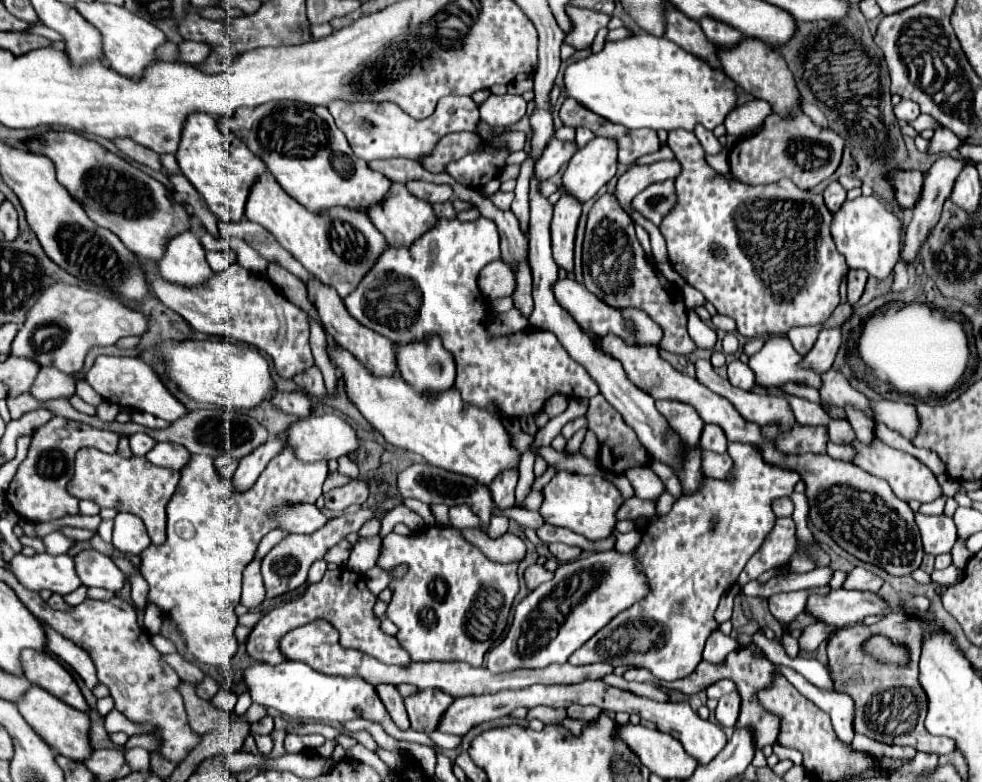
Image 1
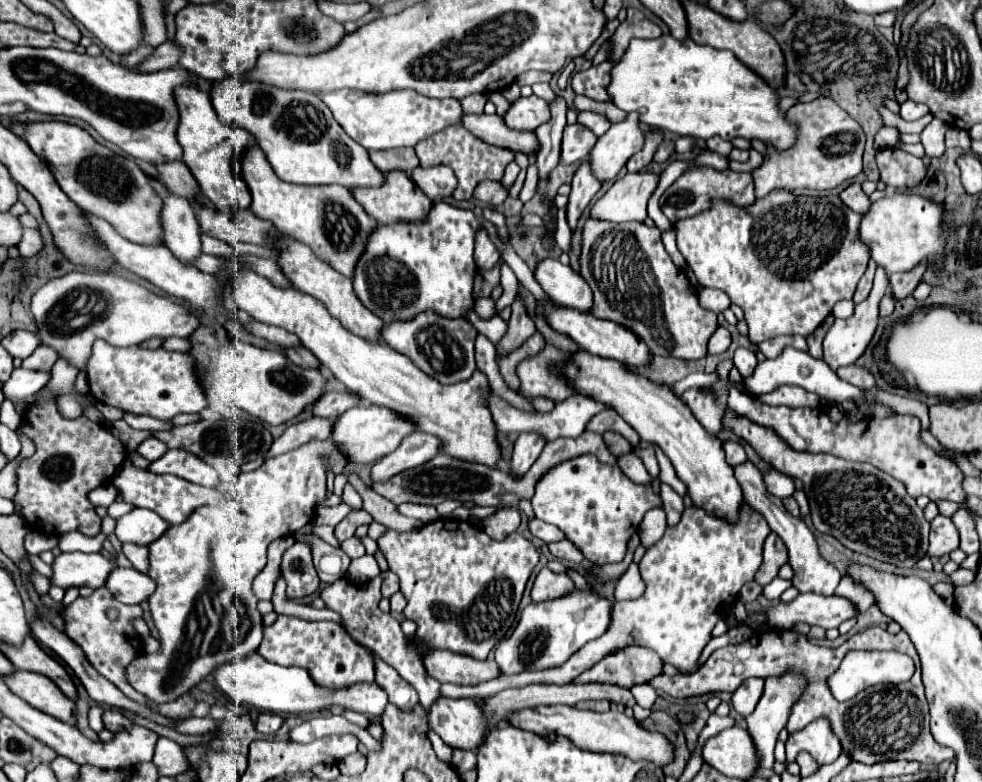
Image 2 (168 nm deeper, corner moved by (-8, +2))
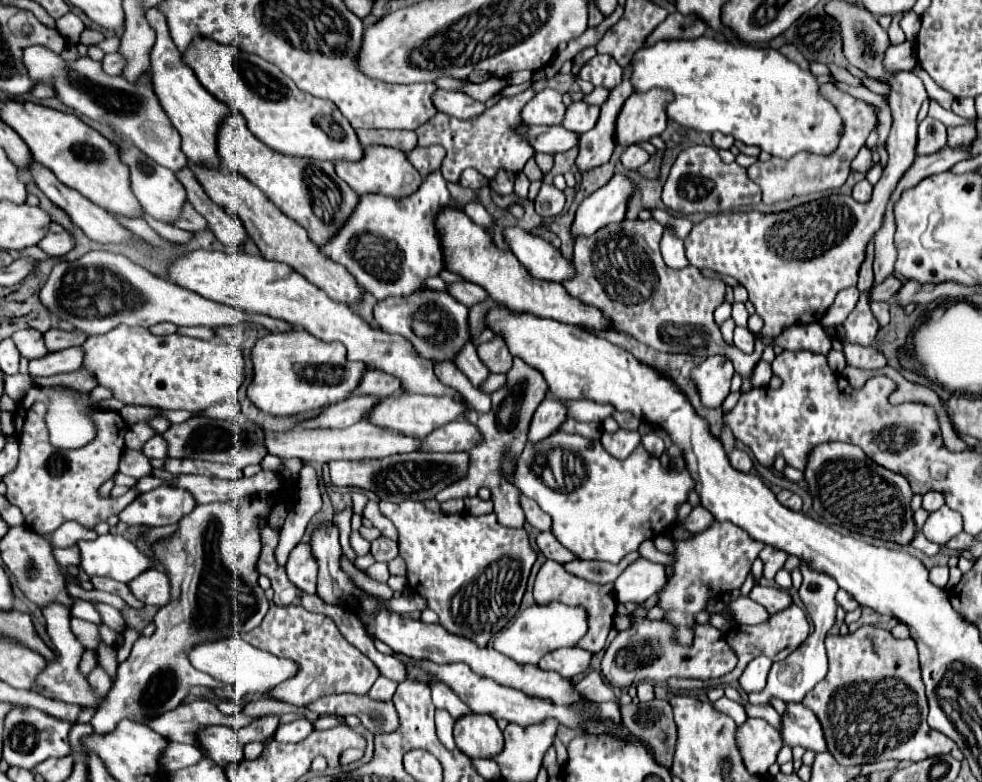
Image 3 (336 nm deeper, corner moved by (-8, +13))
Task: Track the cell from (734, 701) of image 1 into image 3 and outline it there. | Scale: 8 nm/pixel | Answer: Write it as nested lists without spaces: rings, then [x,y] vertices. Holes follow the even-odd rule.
[[[766,656],[754,658],[754,660],[746,666],[744,674],[742,674],[740,680],[738,680],[738,682],[740,682],[740,688],[742,688],[746,694],[750,694],[750,692],[762,692],[762,690],[764,690],[764,684],[766,684],[766,676],[768,676],[770,666],[772,666],[772,660],[770,660],[770,658],[766,658]]]

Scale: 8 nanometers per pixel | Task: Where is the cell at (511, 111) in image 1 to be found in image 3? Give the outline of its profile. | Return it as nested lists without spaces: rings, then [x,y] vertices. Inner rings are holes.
[[[544,88],[534,94],[532,102],[528,102],[522,110],[522,120],[526,124],[546,124],[546,126],[556,126],[562,122],[566,112],[566,106],[562,104],[562,94]]]

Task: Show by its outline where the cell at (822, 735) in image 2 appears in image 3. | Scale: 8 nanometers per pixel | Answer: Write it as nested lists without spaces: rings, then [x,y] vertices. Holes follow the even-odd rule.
[[[800,702],[788,704],[788,710],[782,716],[782,726],[782,738],[790,748],[802,746],[814,752],[826,750],[826,738],[816,714],[804,708]]]

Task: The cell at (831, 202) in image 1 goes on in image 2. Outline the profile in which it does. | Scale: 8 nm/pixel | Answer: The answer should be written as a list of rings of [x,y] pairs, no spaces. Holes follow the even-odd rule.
[[[858,181],[852,183],[850,187],[846,187],[846,189],[840,193],[840,199],[842,199],[852,211],[856,211],[856,213],[866,213],[868,207],[870,207],[870,199],[868,199],[868,195],[864,195],[864,191],[862,191],[862,187],[860,187]]]

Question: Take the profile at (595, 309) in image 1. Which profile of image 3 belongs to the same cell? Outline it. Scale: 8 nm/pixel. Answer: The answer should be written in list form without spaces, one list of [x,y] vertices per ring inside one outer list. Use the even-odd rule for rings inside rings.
[[[506,228],[504,236],[512,254],[520,260],[522,266],[526,266],[526,270],[534,278],[558,284],[564,284],[568,282],[568,278],[572,278],[572,262],[566,260],[560,250],[554,248],[550,242],[530,232],[524,232],[522,228]]]

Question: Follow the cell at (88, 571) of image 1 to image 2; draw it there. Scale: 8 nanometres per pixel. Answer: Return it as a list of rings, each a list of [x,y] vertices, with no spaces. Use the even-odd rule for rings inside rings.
[[[120,567],[112,571],[112,577],[106,581],[108,591],[126,605],[140,605],[142,601],[148,601],[150,595],[156,591],[156,583],[136,569]]]

